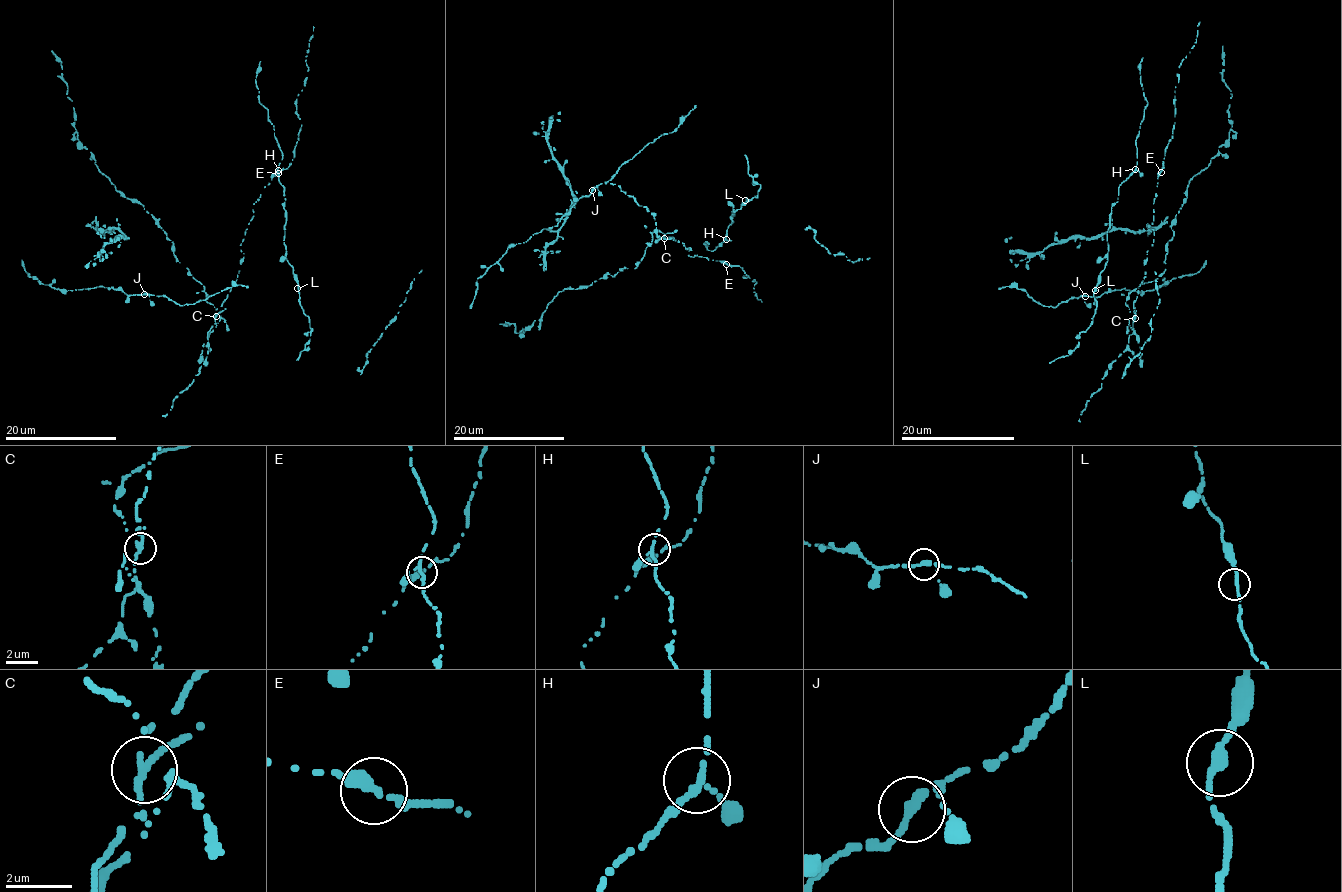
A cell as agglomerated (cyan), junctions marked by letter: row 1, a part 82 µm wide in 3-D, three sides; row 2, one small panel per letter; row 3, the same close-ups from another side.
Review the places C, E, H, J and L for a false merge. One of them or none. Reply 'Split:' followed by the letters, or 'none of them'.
Split: C

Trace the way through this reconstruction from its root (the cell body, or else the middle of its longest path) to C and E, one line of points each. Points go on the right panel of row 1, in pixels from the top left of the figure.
C: (1141, 283), (1134, 303), (1135, 318)
E: (1141, 283), (1145, 276), (1146, 251), (1154, 241), (1154, 199), (1161, 172)

